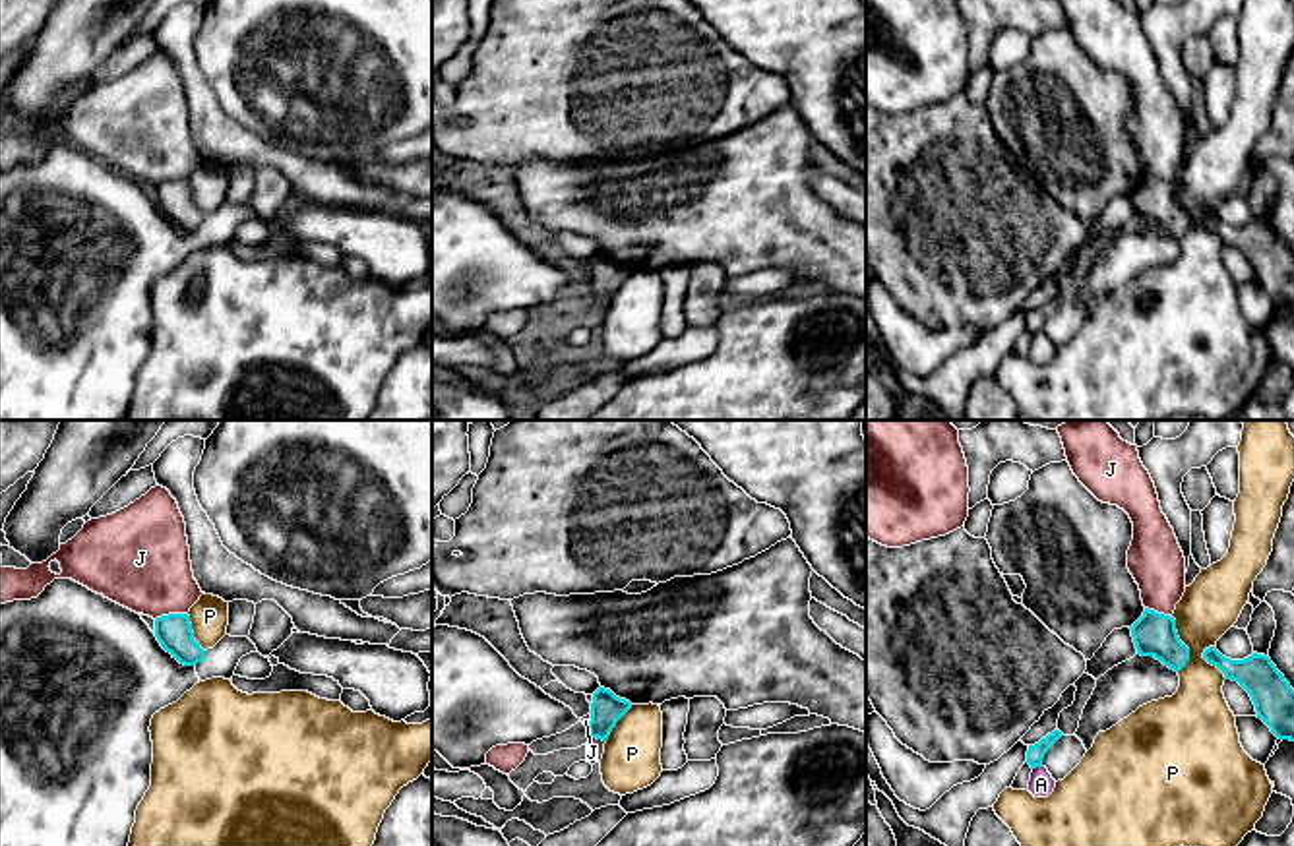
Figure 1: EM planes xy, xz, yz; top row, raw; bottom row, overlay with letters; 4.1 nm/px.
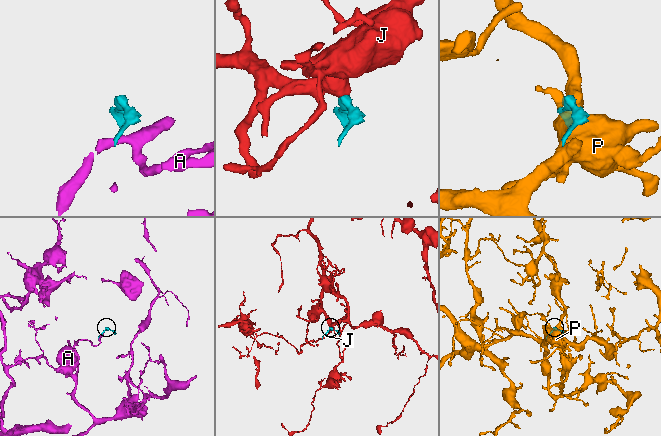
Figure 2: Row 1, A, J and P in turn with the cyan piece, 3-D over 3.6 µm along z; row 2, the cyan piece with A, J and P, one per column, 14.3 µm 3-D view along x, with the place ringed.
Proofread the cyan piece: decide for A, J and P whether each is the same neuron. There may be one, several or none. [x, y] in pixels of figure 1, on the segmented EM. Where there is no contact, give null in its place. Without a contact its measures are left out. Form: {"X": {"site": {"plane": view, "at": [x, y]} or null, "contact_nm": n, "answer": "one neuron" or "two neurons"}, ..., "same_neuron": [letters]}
{"A": {"site": {"plane": "yz", "at": [1037, 765]}, "contact_nm": 40, "answer": "two neurons"}, "J": {"site": {"plane": "xy", "at": [171, 614]}, "contact_nm": 140, "answer": "two neurons"}, "P": {"site": {"plane": "yz", "at": [1184, 645]}, "contact_nm": 240, "answer": "two neurons"}, "same_neuron": []}

